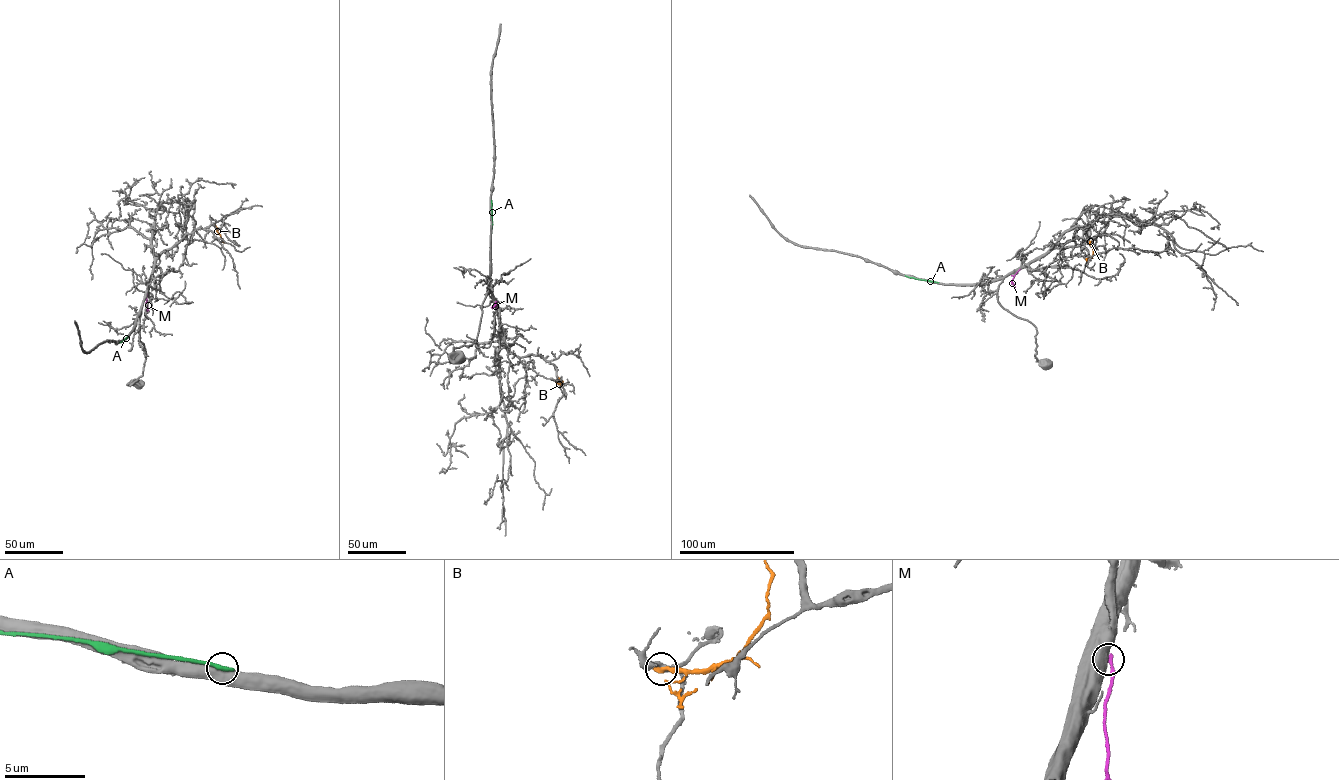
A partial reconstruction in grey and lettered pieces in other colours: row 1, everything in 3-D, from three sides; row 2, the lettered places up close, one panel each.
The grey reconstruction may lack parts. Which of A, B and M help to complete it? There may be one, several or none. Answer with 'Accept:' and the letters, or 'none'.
Accept: none

